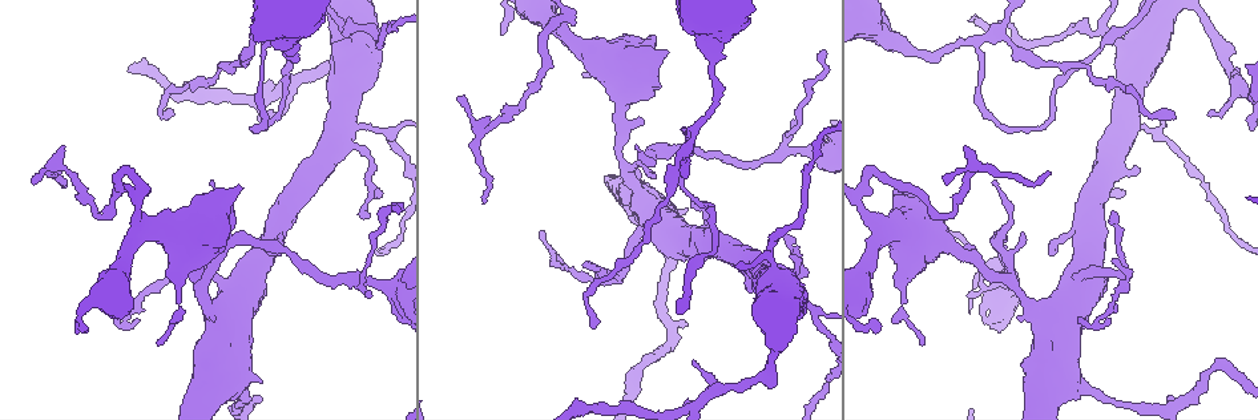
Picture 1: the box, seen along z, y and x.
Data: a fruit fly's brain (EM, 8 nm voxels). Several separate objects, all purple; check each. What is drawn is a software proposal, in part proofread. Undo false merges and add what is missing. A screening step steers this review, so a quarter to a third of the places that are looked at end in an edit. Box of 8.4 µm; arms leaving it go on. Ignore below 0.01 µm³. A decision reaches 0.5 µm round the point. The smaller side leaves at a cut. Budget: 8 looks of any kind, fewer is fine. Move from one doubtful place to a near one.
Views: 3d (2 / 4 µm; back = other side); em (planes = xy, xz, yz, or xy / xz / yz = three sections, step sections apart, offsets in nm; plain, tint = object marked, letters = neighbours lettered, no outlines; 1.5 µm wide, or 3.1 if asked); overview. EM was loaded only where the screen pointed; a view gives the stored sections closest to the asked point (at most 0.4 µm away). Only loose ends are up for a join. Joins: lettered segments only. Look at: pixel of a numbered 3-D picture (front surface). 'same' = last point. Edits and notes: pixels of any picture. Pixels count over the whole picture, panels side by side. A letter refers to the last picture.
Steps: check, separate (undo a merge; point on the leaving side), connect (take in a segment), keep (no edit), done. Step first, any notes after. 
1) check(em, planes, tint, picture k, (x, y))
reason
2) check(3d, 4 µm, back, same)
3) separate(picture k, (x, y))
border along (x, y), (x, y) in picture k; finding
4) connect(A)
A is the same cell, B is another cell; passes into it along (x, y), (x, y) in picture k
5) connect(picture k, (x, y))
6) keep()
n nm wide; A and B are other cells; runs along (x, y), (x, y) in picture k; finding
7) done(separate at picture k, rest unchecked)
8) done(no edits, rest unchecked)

check(em, planes, letters, picture 1, (176, 295))

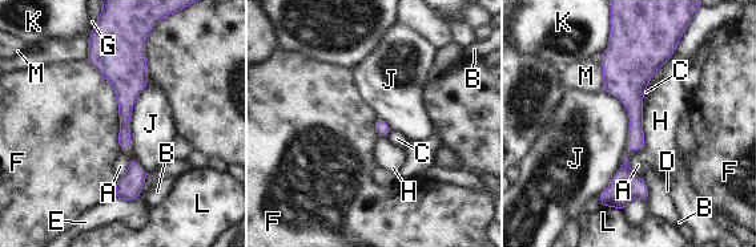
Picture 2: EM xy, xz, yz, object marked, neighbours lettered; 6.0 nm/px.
keep()
A, B, C, D, E, F, G, H, J, K, L and M are other cells; border along (85, 60), (112, 85), (123, 150) in picture 2; all the same cell

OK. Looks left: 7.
check(em, planes, letters, picture 1, (969, 247))
an open end

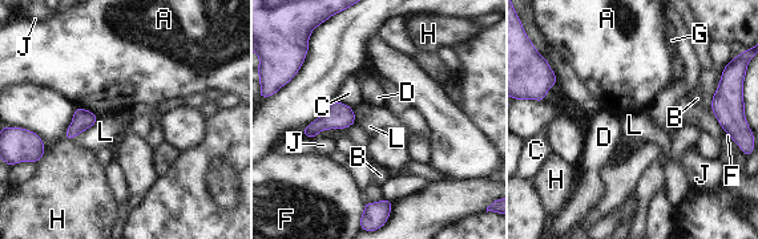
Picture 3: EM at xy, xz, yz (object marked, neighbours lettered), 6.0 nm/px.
keep()
A, B, C, D, F, G, H, J and L are other cells; none of them fits

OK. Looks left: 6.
check(3d, 2 µm, picture 1, (623, 275))
three arms meet

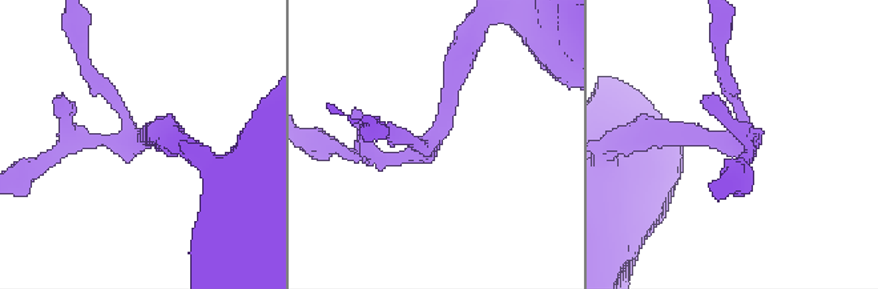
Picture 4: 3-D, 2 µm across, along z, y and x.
check(em, planes, tint, picture 4, (434, 137))
3 arms; need the tissue

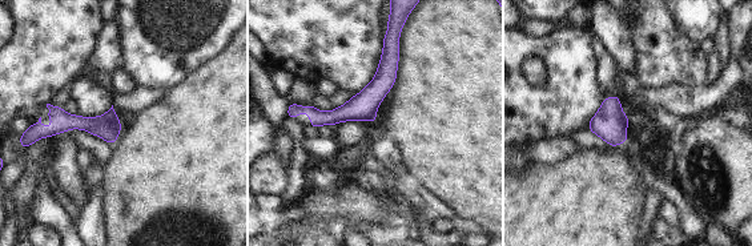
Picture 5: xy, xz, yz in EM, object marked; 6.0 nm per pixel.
check(em, planes, letters, same)

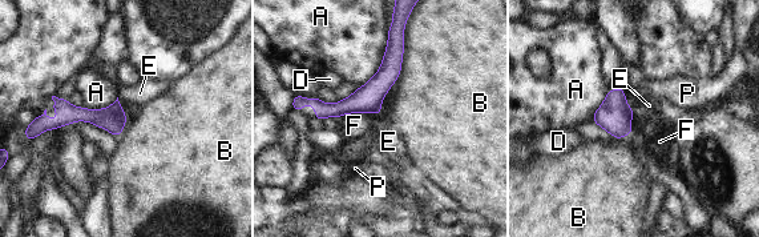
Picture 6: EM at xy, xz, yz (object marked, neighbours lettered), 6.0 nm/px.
keep()
A, B, D, E, F and P are other cells; one cell here

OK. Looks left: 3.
done(no edits, rest unchecked)

